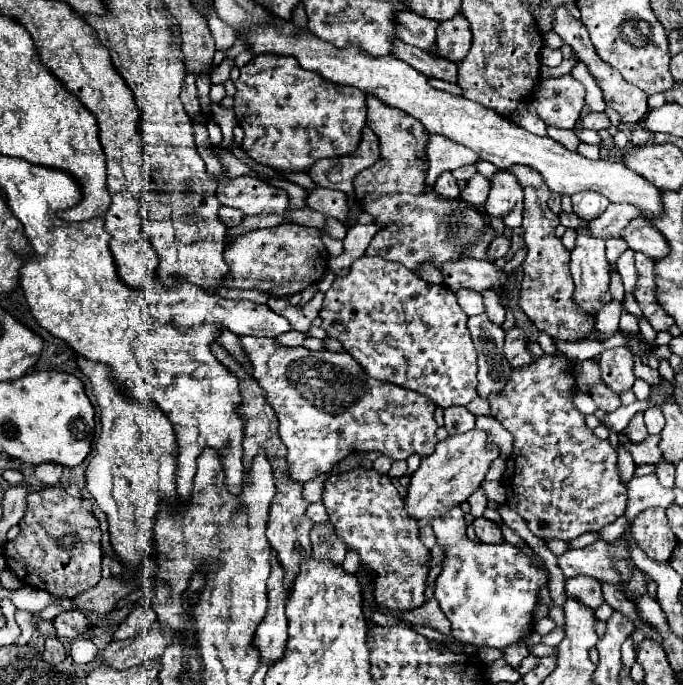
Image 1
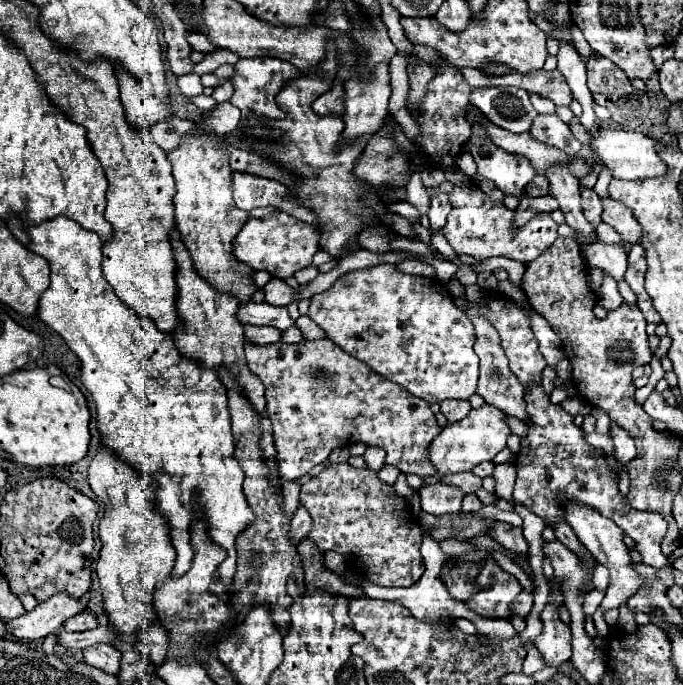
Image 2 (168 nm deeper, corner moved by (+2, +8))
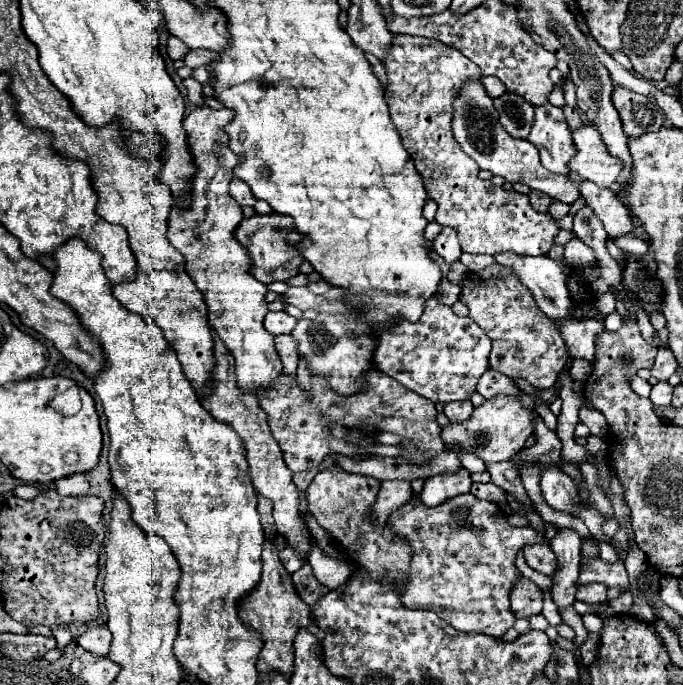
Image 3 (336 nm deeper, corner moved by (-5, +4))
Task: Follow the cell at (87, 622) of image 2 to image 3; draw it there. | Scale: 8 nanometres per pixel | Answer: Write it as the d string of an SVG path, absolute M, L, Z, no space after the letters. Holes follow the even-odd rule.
M90 626L76 642L78 646L82 646L86 652L92 652L94 656L108 656L110 638L112 634L108 632L106 626Z

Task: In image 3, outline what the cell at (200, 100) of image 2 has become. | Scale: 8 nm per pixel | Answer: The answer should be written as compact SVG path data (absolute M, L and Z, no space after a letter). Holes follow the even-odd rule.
M186 78L186 80L184 80L184 86L186 86L186 96L188 96L188 100L190 100L192 104L196 104L196 106L204 104L204 102L202 102L202 86L200 86L194 78Z

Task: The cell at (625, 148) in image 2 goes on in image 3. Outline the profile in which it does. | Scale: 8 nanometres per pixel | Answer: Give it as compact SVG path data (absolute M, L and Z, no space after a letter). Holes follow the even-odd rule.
M580 126L572 130L572 142L576 146L576 156L568 162L568 168L582 180L610 188L620 174L622 164L604 152L604 144L600 144L600 132L590 126Z

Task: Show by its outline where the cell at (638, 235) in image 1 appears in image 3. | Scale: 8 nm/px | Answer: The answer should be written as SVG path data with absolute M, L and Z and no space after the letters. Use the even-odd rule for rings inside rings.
M580 182L580 198L588 208L594 210L598 220L604 224L604 230L610 238L618 238L636 230L630 220L628 208L618 200L618 196L610 188L600 188L592 182Z

